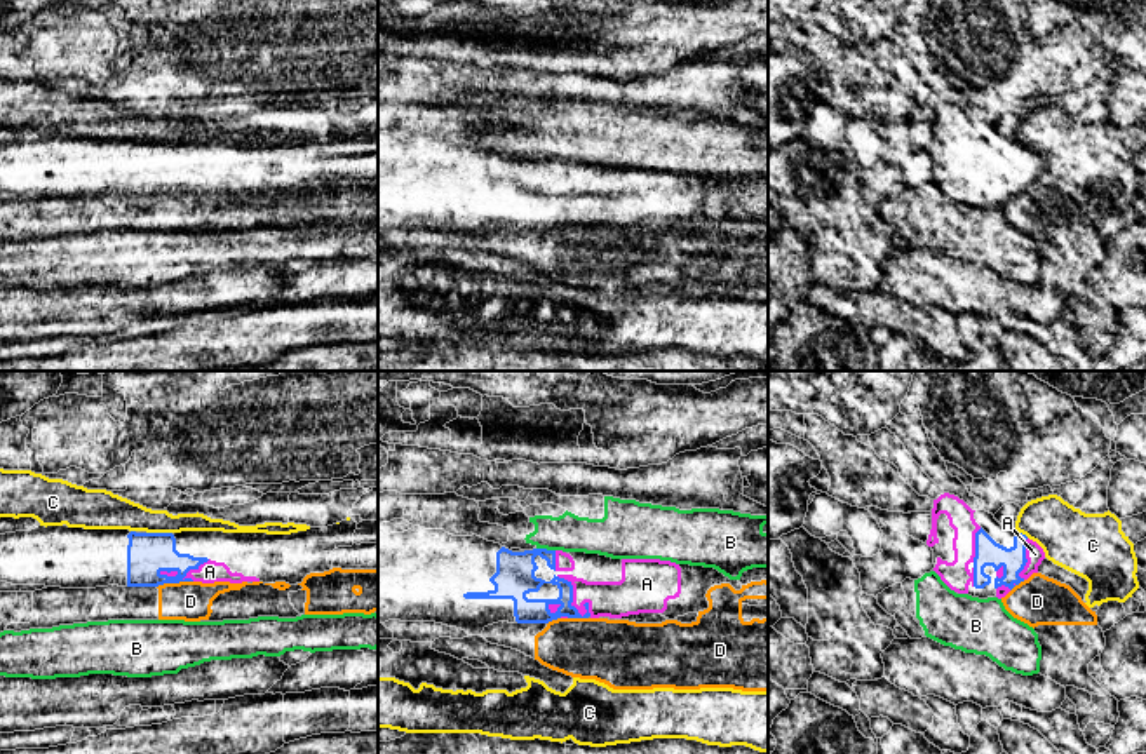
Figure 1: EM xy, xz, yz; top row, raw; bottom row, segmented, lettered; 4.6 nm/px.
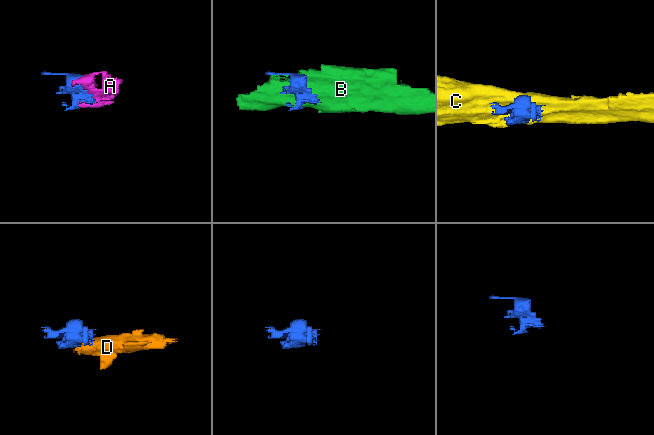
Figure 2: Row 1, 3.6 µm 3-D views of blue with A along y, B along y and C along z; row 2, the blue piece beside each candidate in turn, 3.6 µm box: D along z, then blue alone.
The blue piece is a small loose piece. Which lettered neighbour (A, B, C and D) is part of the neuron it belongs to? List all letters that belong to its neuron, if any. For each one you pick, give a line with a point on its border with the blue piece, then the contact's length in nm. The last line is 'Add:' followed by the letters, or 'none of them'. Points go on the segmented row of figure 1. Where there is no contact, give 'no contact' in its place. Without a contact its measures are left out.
A: meets blue in xz at (572, 598); contact 240 nm long
Add: A

